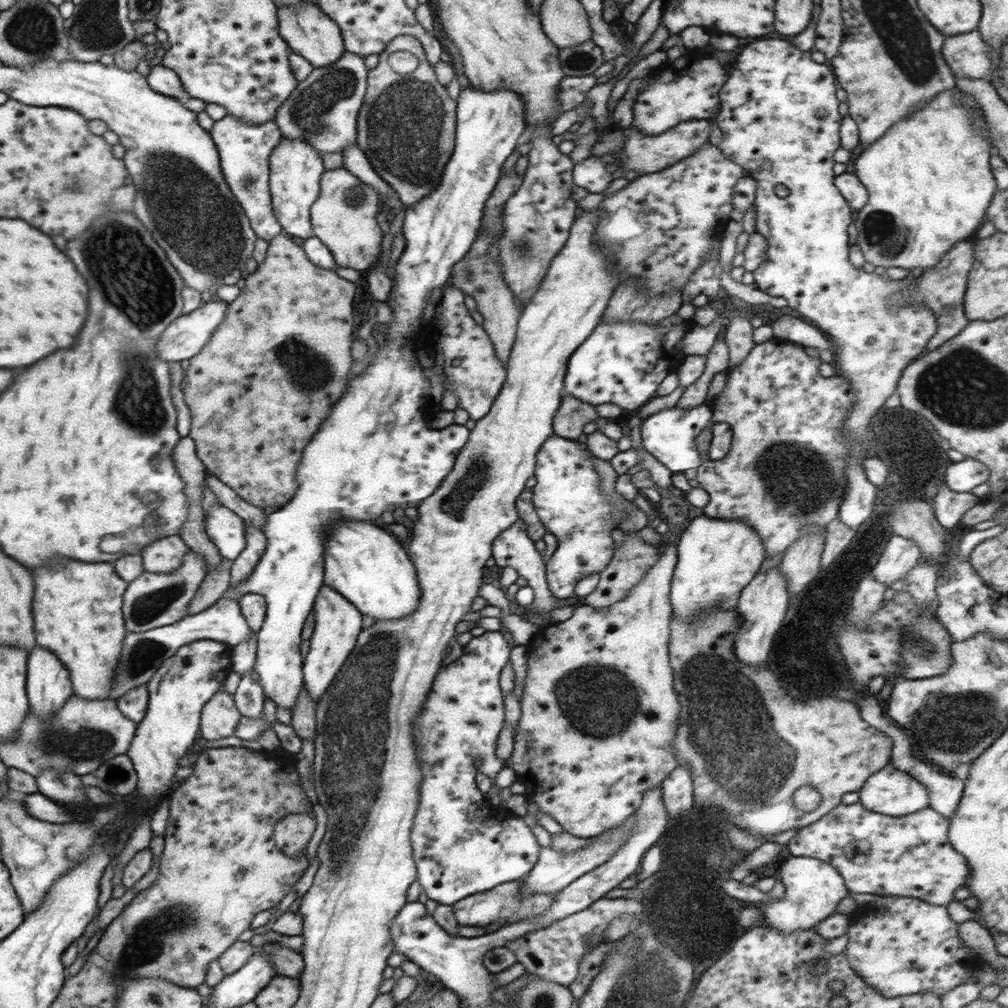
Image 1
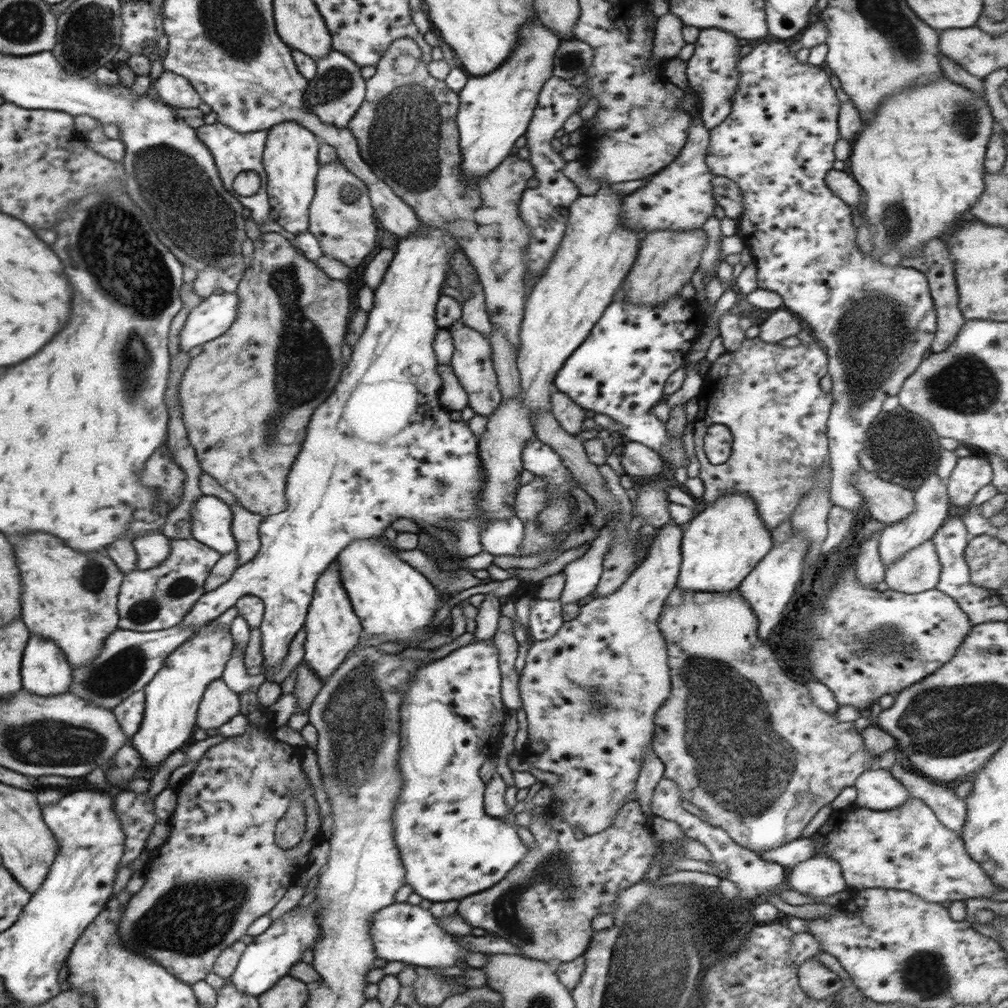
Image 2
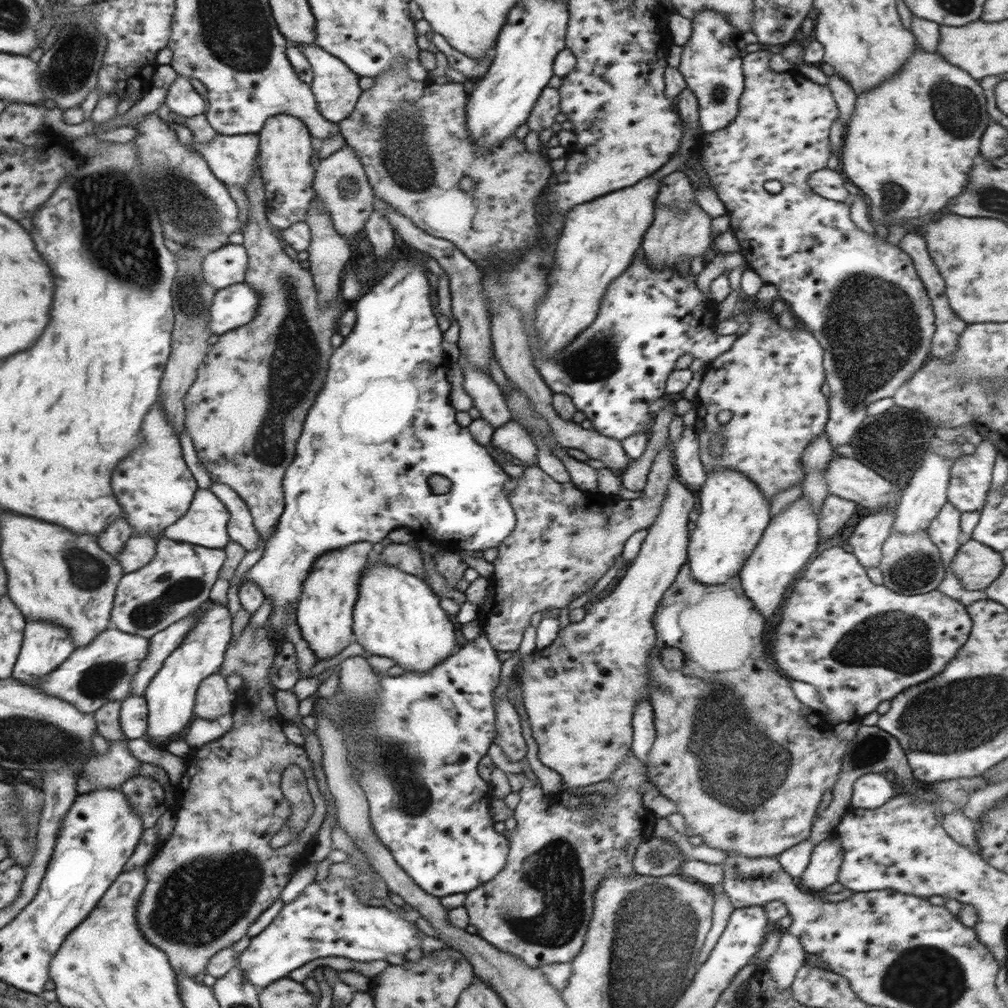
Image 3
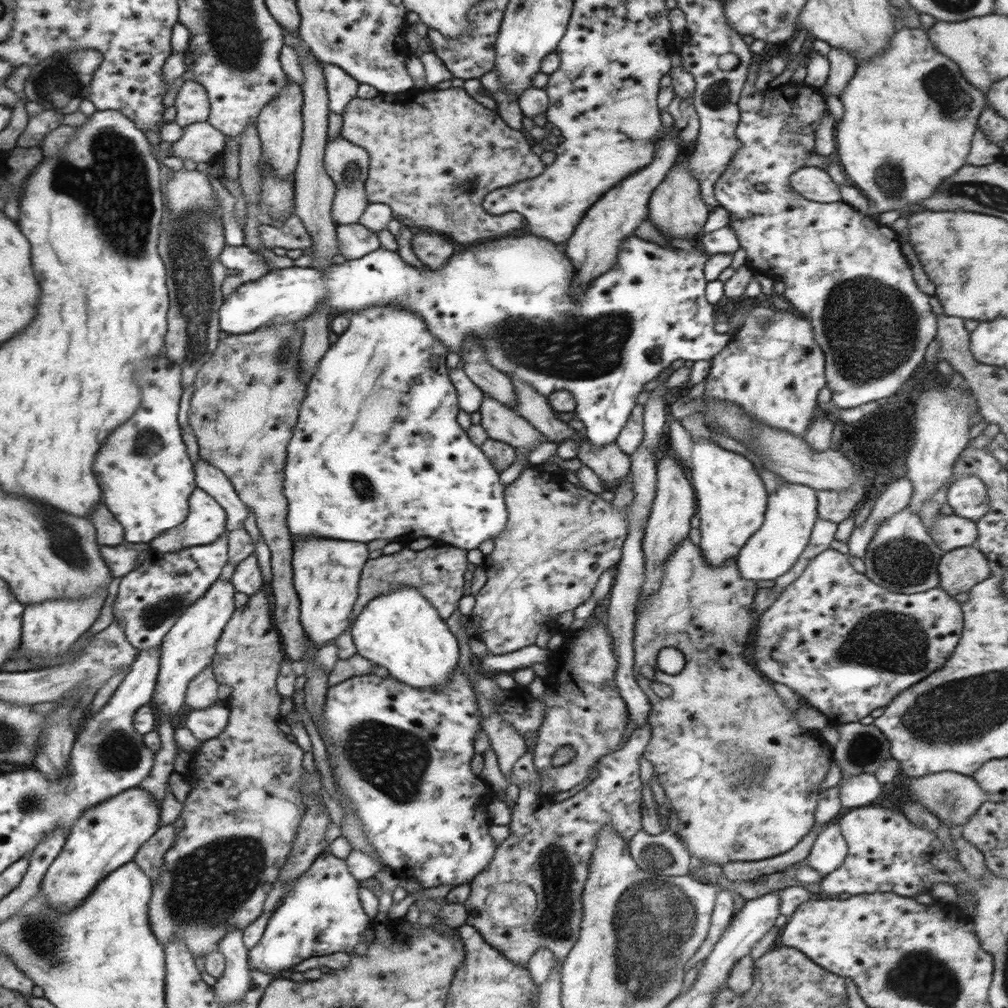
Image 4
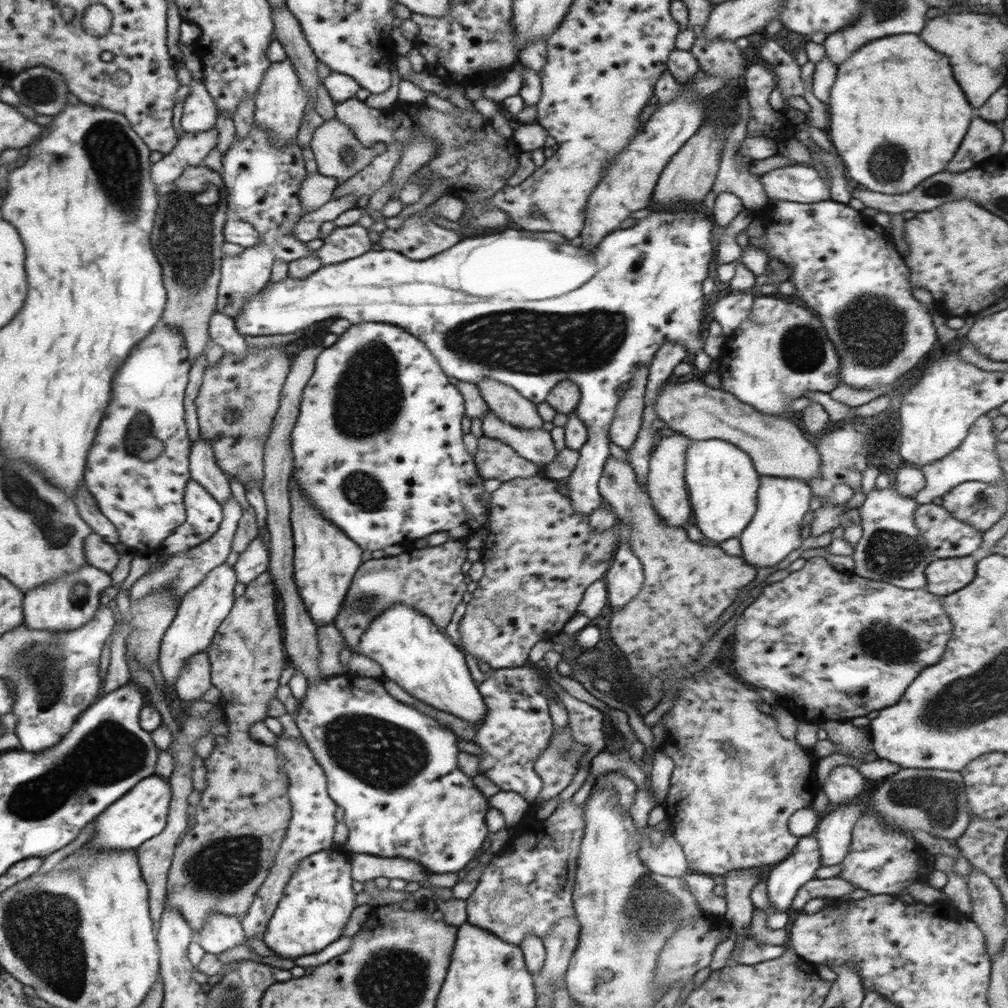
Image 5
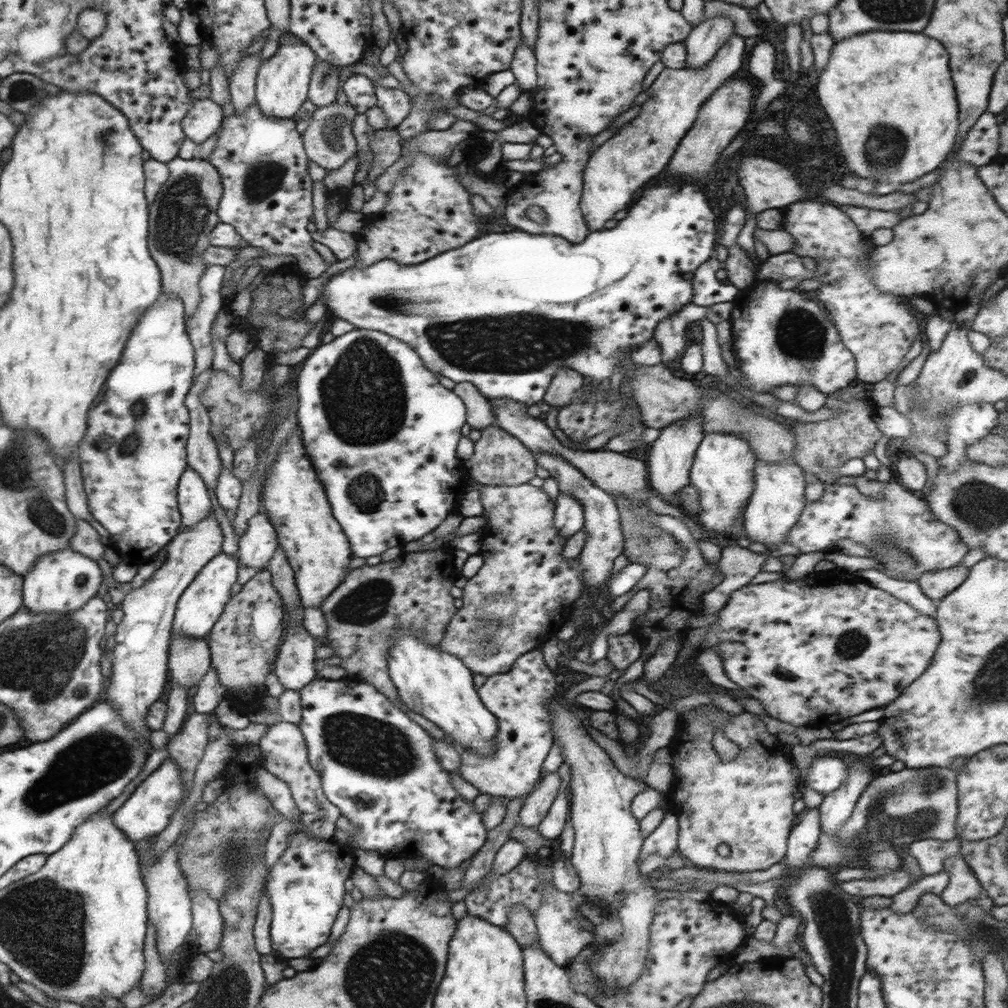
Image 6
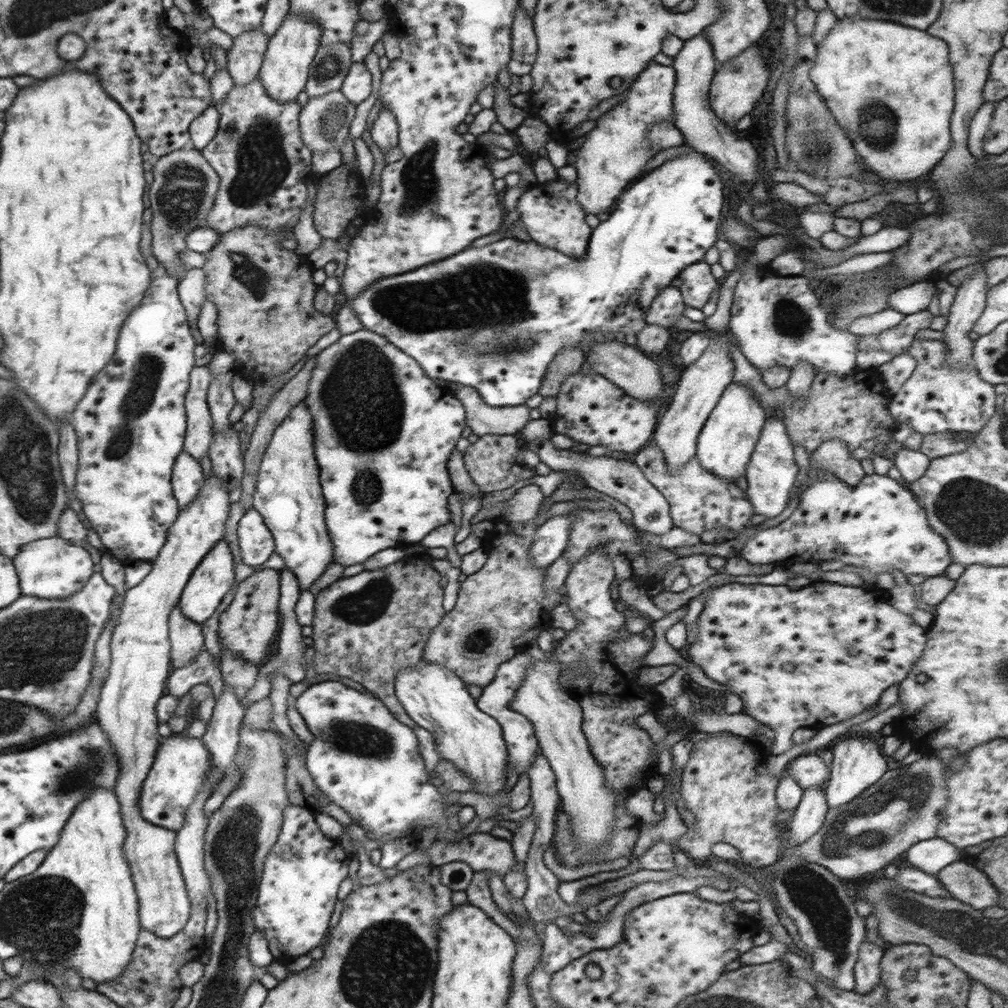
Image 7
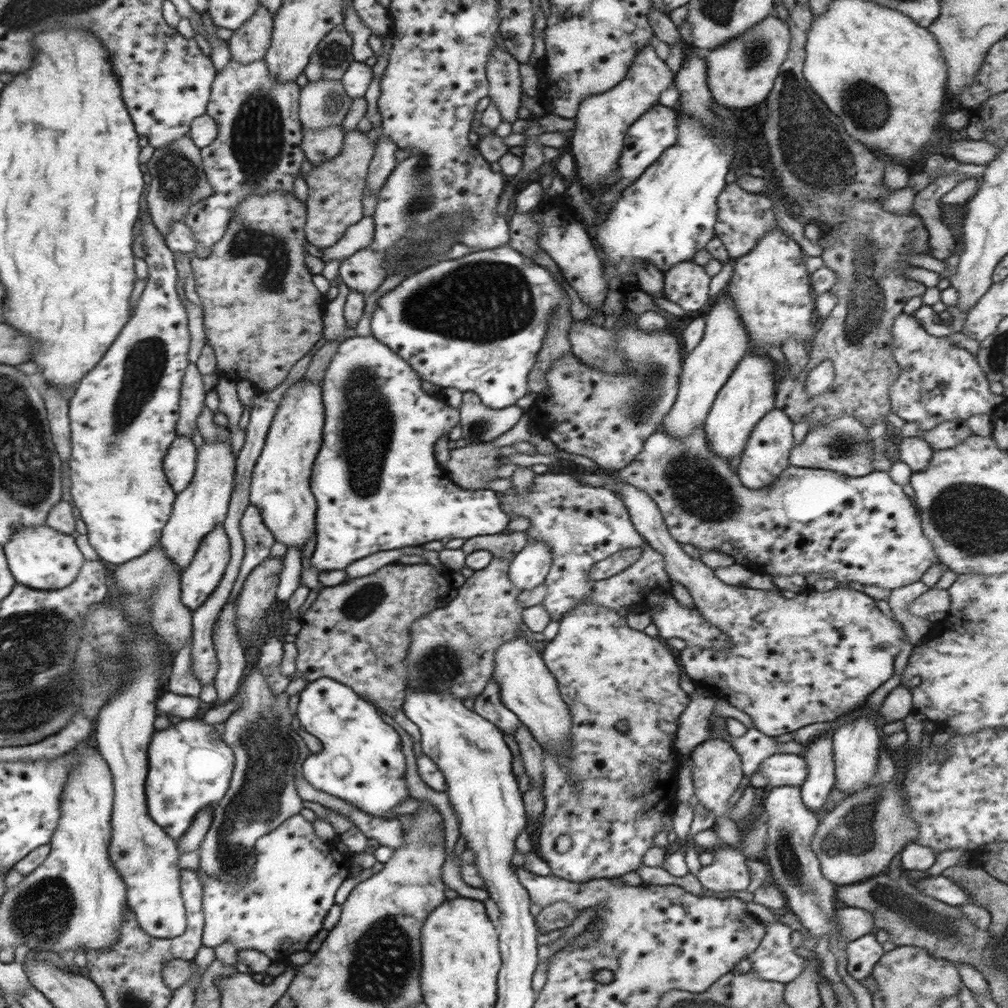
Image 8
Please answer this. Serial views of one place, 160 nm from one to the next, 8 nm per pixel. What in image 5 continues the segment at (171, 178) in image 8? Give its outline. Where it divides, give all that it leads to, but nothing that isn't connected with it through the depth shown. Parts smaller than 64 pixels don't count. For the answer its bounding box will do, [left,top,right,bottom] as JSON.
[152,165,229,361]

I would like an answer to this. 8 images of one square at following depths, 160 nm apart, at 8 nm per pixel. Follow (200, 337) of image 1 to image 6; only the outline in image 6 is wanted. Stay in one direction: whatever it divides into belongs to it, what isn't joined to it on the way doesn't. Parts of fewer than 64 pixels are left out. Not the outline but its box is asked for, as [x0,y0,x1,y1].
[319,180,716,539]

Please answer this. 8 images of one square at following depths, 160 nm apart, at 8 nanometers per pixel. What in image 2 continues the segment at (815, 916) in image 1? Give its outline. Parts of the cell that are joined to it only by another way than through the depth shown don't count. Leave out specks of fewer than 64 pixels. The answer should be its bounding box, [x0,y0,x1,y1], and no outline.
[787,853,848,898]

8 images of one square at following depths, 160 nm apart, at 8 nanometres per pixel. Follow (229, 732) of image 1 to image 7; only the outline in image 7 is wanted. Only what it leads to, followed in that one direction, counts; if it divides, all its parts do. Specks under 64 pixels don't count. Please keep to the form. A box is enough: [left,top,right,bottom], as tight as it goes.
[168,604,204,669]

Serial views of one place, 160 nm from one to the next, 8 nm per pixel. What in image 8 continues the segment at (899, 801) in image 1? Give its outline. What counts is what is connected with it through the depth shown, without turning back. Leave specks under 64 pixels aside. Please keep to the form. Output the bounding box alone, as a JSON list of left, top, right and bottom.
[758,754,808,788]

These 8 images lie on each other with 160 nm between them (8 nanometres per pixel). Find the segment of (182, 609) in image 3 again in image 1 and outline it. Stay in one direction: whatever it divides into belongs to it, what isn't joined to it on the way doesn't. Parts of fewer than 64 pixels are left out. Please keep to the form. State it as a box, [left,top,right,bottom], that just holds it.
[122,550,208,632]

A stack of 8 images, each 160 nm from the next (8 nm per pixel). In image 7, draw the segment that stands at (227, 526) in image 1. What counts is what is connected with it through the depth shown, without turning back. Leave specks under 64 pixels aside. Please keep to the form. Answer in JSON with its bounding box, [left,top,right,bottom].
[171,450,204,509]

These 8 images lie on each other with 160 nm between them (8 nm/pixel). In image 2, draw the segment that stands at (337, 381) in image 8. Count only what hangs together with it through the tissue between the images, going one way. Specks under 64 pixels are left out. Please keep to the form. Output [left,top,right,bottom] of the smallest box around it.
[179,224,524,675]

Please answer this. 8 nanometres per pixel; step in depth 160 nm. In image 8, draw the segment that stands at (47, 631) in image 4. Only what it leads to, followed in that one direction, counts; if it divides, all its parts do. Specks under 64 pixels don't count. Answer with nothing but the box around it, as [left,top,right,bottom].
[3,525,85,590]

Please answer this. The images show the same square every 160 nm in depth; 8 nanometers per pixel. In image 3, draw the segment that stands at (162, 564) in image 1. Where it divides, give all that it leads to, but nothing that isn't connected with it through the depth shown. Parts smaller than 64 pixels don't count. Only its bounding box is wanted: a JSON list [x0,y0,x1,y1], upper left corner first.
[117,534,158,574]

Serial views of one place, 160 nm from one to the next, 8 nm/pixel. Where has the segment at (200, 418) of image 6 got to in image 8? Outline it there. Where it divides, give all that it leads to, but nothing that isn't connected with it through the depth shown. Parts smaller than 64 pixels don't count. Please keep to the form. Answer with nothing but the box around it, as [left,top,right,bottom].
[177,363,206,440]

